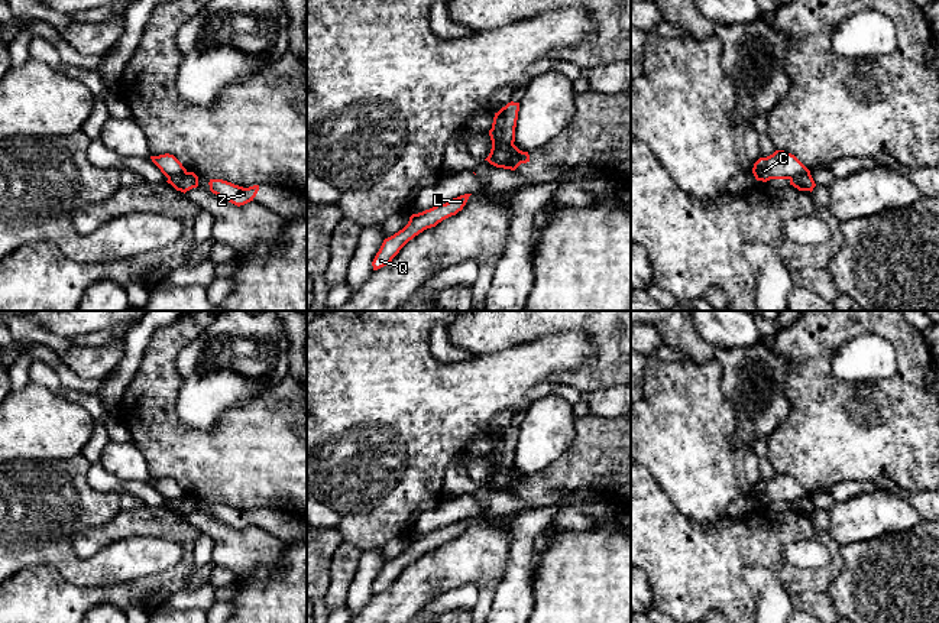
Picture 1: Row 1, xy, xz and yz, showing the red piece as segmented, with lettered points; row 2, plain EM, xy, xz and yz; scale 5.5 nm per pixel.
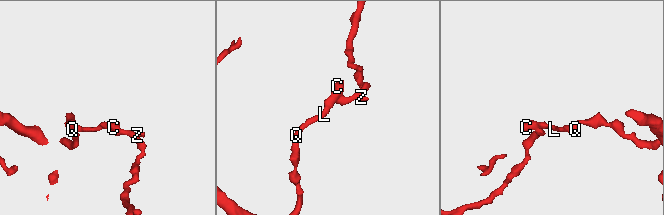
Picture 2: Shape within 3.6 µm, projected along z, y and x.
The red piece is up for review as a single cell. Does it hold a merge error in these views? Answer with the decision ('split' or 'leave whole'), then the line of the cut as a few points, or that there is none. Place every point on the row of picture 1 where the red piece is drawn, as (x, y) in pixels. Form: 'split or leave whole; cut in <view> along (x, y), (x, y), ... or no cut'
split; cut in xz along (512, 143), (507, 148), (499, 148), (489, 162)

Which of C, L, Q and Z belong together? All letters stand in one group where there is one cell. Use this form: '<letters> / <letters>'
C L Q / Z

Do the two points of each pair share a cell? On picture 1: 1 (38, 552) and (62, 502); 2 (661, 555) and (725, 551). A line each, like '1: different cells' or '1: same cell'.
1: same cell
2: same cell

